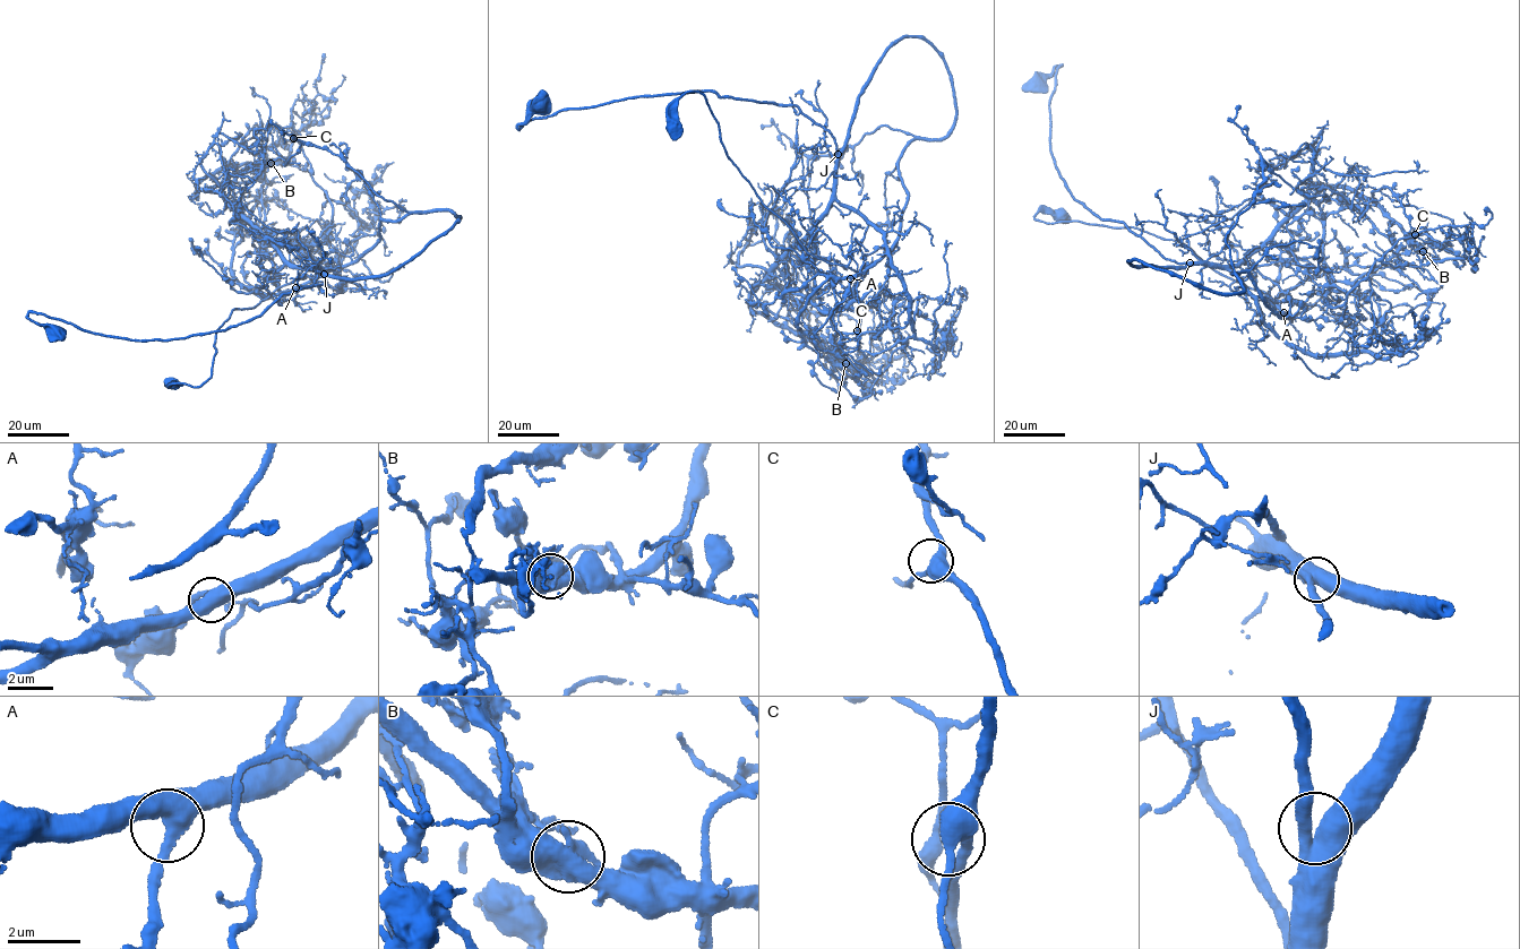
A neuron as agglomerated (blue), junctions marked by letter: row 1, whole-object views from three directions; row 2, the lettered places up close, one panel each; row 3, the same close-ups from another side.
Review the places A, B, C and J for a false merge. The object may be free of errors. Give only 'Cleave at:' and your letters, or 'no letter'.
Cleave at: B

